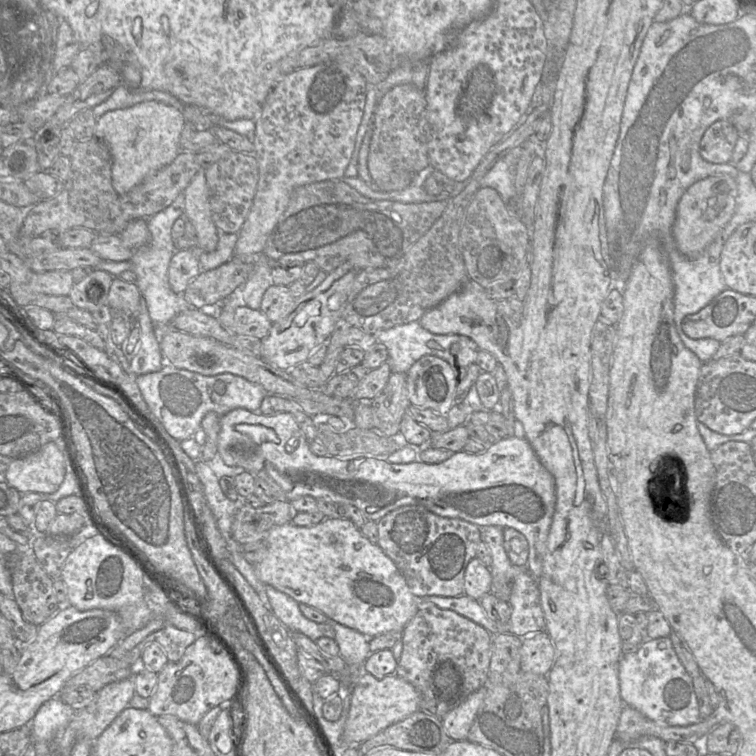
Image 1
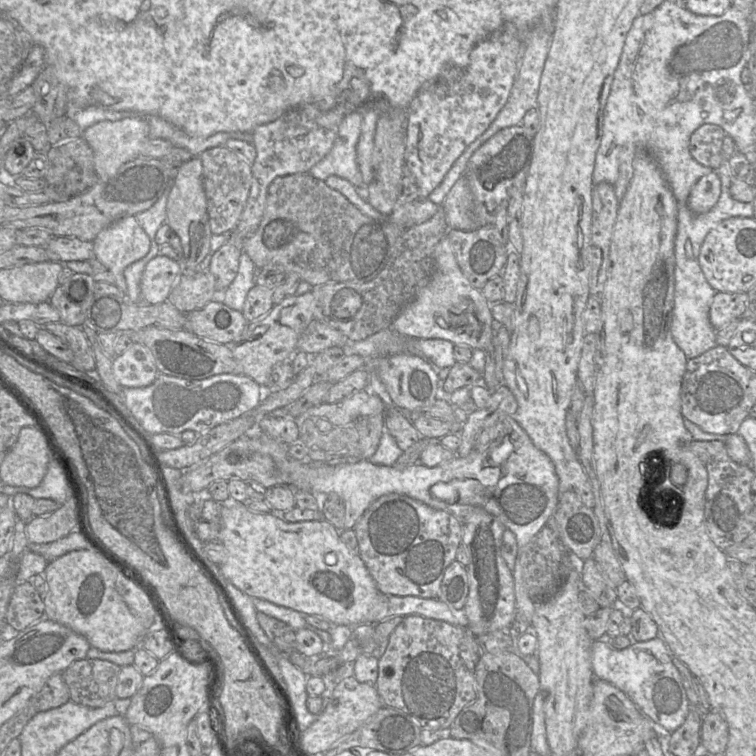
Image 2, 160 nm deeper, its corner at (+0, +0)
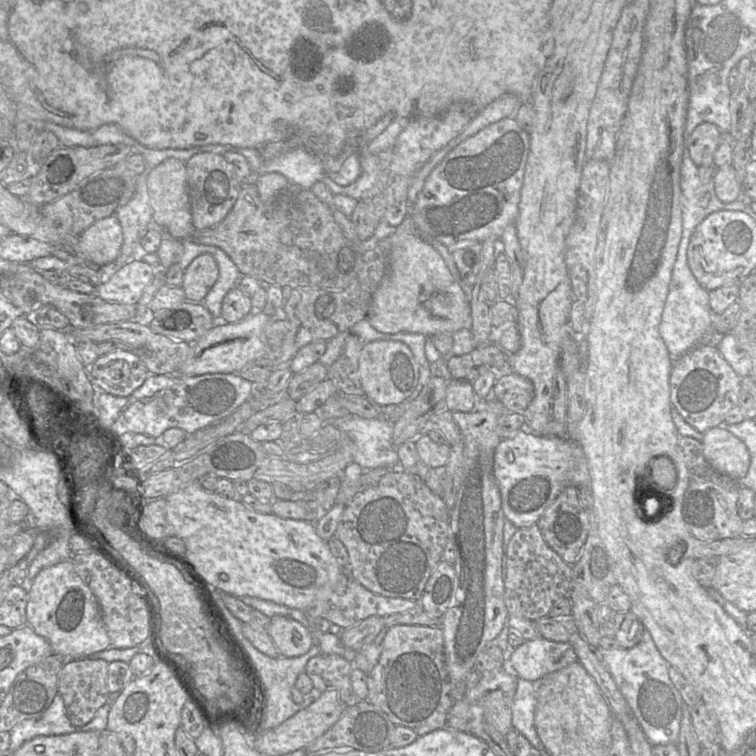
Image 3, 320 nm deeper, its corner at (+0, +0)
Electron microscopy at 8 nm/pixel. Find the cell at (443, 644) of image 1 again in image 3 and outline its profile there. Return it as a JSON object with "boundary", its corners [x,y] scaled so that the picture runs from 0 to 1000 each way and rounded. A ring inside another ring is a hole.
{"boundary":[[[522,827],[513,831],[504,868],[485,894],[485,907],[484,927],[505,939],[522,959],[540,962],[553,974],[589,962],[602,927],[597,921],[597,902],[589,878],[585,832],[558,827]]]}

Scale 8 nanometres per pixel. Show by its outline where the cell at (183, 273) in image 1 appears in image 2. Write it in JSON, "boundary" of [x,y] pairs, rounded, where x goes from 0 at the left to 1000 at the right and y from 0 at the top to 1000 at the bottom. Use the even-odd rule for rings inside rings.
{"boundary":[[[208,337],[198,344],[185,373],[189,399],[198,402],[221,399],[225,385],[239,362],[239,352],[230,343]]]}

